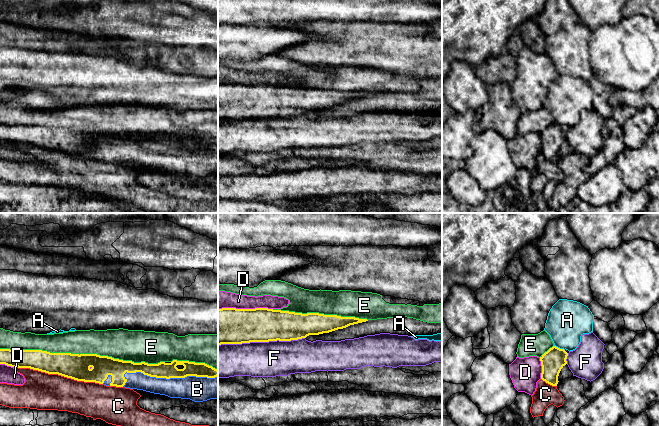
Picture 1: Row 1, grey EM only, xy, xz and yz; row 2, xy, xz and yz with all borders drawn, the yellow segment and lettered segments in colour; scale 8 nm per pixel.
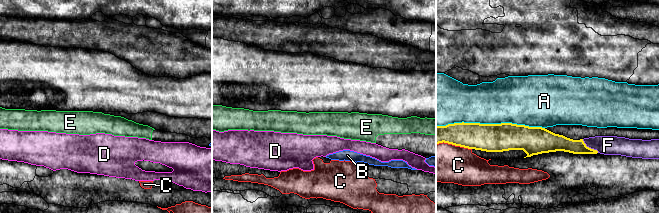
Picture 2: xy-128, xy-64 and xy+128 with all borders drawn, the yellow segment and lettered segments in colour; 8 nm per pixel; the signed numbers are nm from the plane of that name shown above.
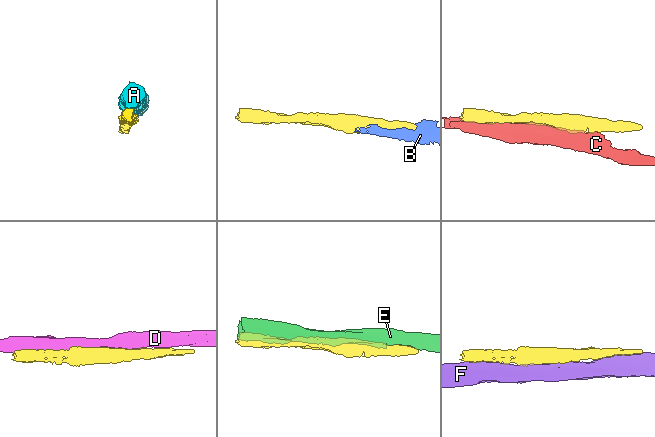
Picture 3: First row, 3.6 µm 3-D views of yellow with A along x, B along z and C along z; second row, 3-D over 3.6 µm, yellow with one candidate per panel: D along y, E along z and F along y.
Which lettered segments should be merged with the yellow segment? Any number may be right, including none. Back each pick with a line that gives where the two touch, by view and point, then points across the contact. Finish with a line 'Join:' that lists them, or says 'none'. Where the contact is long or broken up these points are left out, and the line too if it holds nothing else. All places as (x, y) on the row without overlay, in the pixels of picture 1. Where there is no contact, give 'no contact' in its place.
B: xy (164, 153)
Join: B

